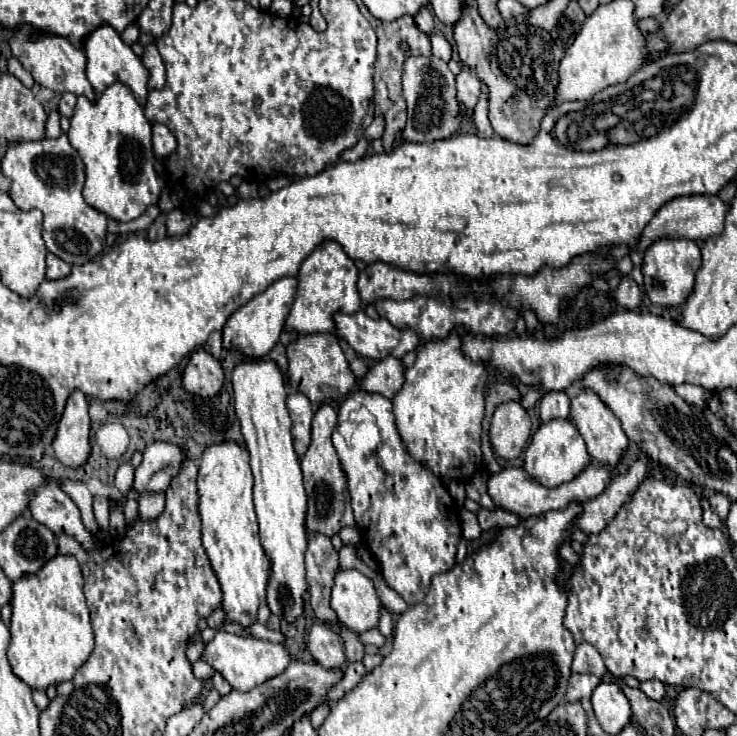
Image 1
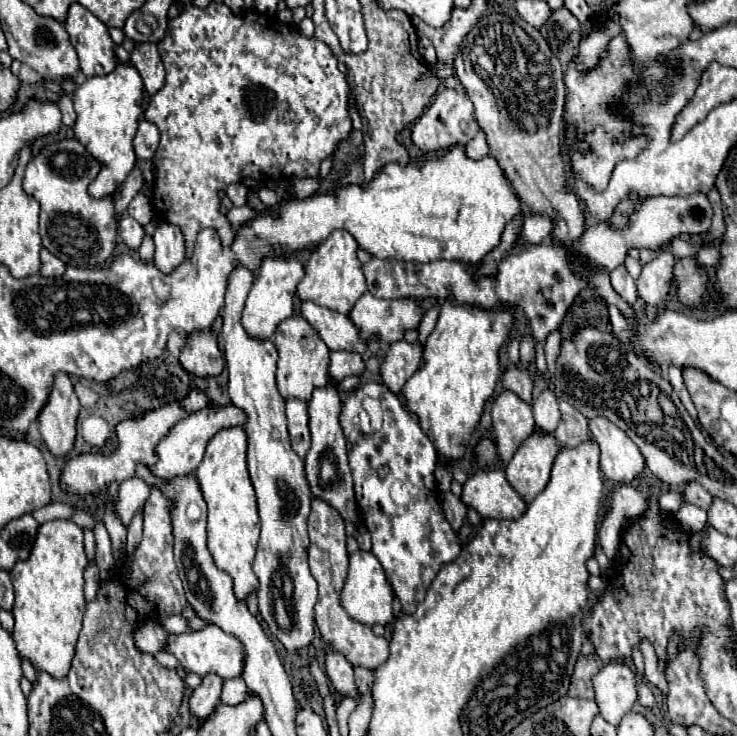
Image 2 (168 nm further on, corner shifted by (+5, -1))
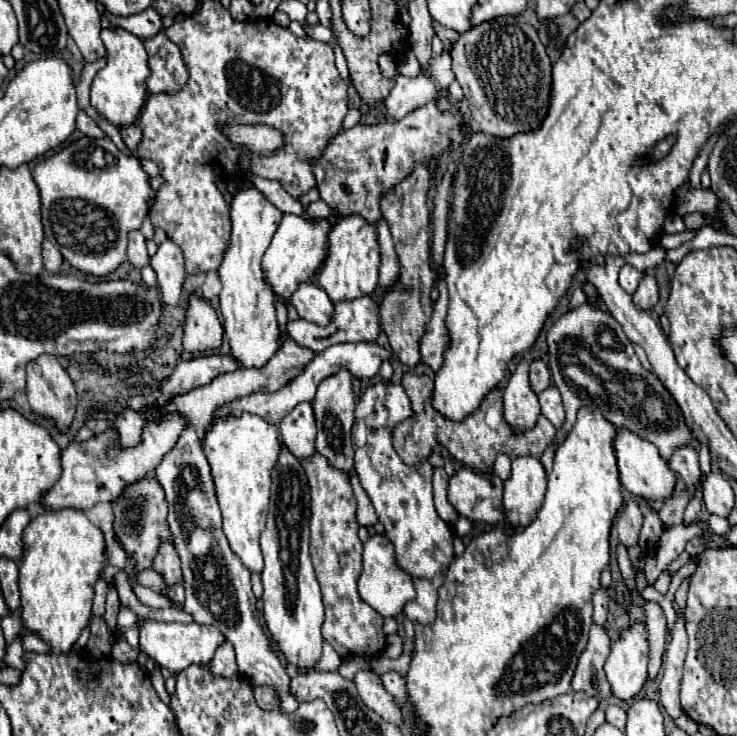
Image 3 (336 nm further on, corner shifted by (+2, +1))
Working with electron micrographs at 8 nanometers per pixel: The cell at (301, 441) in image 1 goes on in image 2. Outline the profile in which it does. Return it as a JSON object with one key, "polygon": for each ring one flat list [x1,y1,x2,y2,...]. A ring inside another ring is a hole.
{"polygon":[[297,398,287,400,287,428,293,450,299,458,305,458,307,450,311,448,311,436,307,426,307,402]]}

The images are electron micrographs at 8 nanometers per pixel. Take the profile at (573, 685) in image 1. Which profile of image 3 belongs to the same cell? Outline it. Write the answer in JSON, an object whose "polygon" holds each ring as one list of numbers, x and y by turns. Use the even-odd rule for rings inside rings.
{"polygon":[[592,624,590,640,586,650,578,658,578,666,574,672,572,688,586,692,600,702,610,698,610,684,606,682,604,662,610,654,610,638,602,626]]}

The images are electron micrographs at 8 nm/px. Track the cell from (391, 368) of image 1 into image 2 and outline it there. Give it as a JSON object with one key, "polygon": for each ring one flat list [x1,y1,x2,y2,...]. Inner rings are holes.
{"polygon":[[399,340,389,346,387,358,381,364,383,382,391,388,391,392,399,394,403,384,421,368,421,364,423,364,423,344]]}

